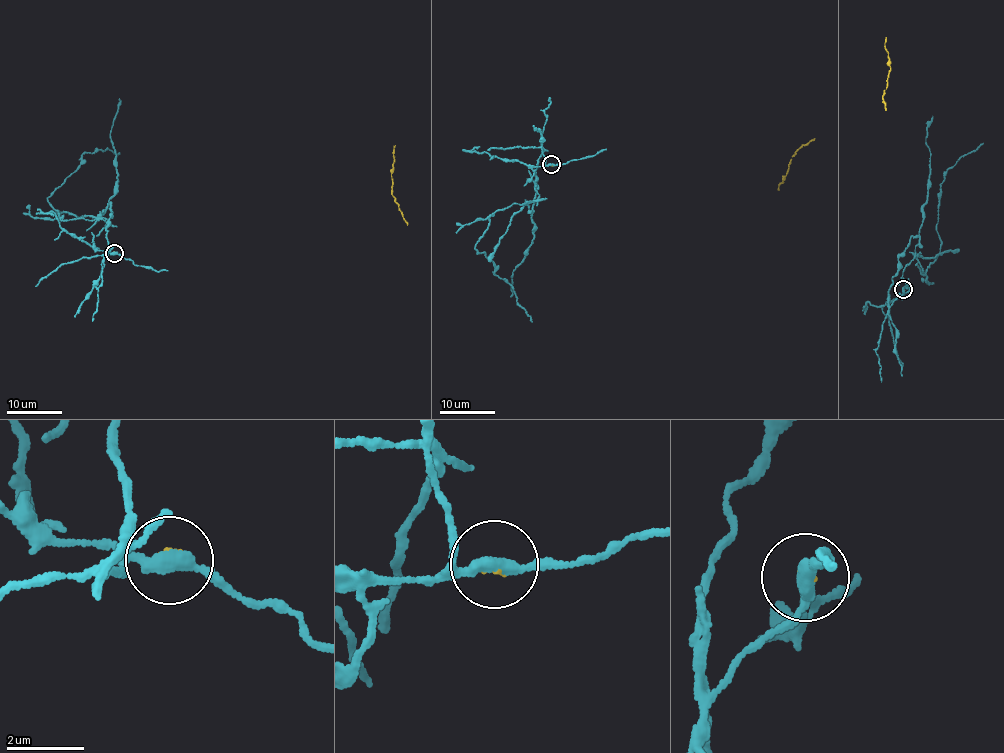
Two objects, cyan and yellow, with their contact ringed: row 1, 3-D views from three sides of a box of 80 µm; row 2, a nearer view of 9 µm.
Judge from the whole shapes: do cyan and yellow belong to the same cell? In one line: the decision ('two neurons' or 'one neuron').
two neurons

